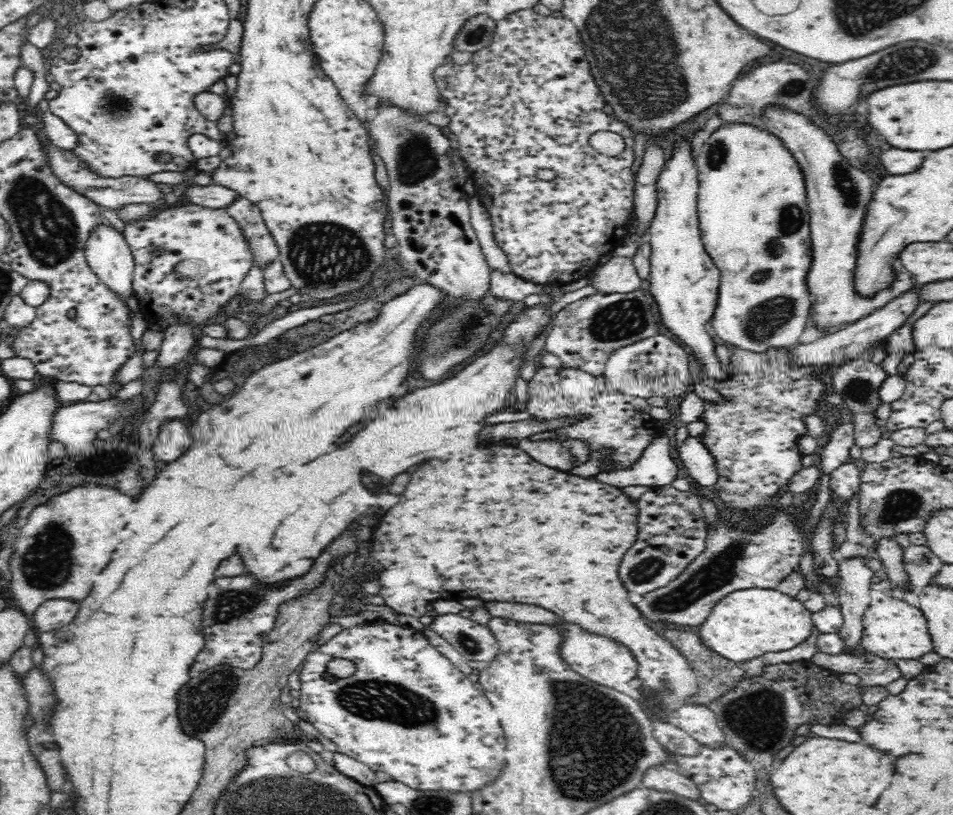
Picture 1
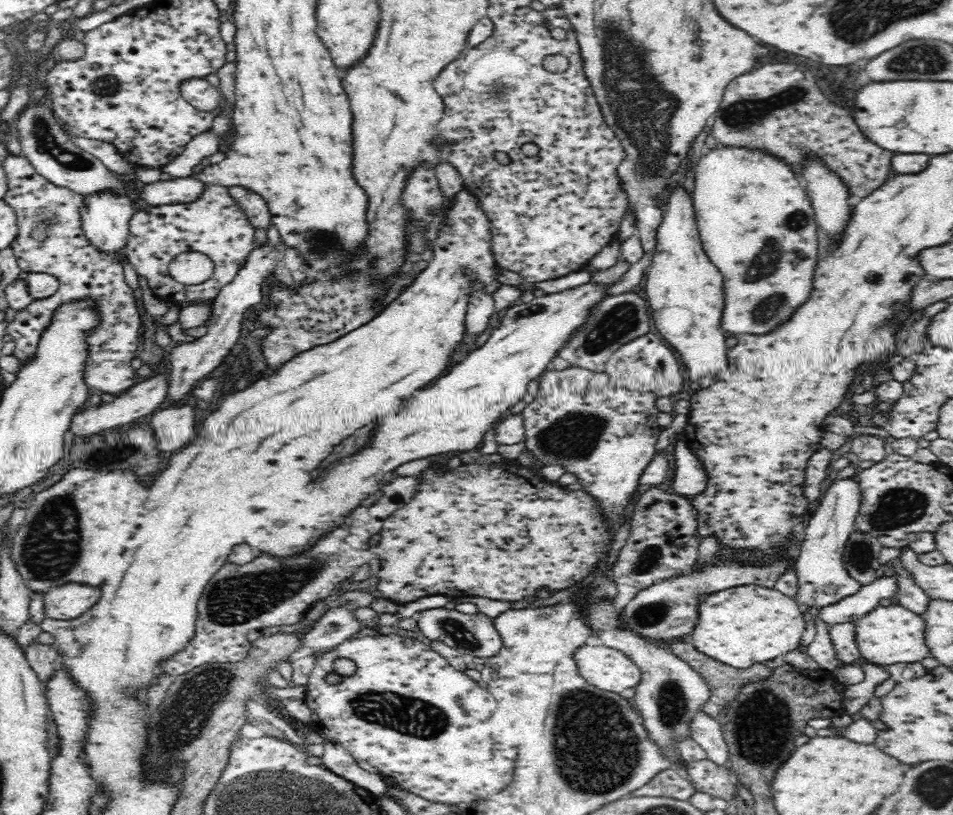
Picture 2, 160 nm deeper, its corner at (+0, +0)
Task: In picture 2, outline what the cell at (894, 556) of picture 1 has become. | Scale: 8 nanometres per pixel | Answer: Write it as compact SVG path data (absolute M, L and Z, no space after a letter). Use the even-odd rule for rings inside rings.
M894 558L889 562L890 566L892 566L894 581L896 581L898 603L917 614L924 614L928 601L930 601L926 592L920 588L920 585L915 584L912 573L906 568L902 559Z

